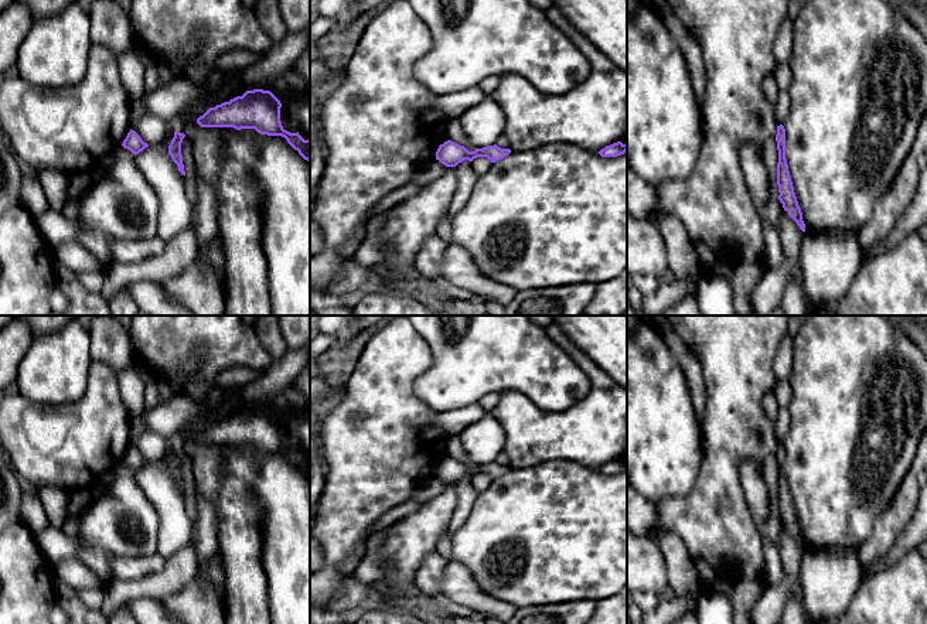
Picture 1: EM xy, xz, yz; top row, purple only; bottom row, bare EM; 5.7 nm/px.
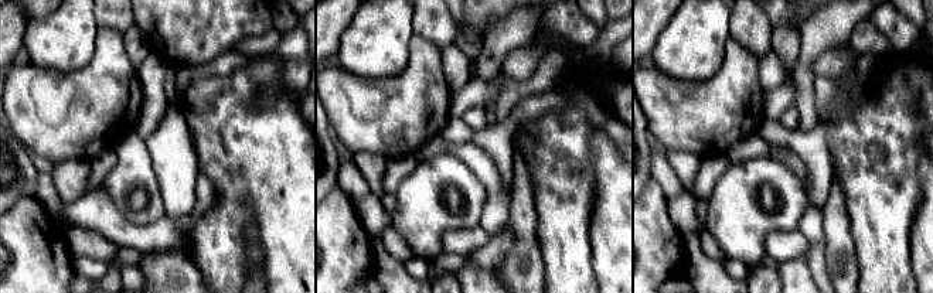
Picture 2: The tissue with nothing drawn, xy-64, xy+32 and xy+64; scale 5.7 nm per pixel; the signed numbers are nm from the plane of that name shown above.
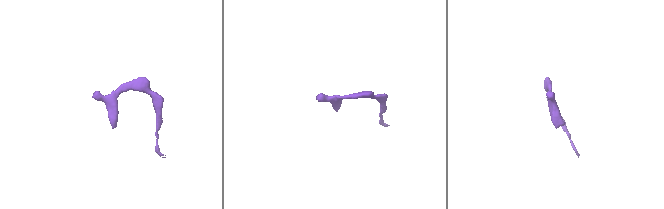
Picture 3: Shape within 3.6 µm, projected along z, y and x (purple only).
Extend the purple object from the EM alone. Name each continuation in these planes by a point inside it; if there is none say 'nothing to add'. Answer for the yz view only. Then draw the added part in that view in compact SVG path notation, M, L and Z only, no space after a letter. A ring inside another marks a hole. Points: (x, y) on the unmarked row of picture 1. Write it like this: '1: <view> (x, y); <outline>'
1: yz (770, 466); M770 456L764 463L764 475L770 490L770 515L778 515L778 502L777 502L777 480L778 480L778 467L776 456Z

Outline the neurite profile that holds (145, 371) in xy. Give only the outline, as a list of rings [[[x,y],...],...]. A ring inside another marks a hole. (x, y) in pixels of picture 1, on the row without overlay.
[[[136,361],[136,366],[137,366],[140,378],[143,379],[146,385],[157,383],[159,378],[156,372],[147,364],[142,361]]]

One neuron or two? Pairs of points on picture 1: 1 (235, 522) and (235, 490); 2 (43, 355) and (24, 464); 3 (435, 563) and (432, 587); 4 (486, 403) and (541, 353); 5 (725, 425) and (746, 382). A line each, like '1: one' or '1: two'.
1: one
2: two
3: one
4: two
5: one

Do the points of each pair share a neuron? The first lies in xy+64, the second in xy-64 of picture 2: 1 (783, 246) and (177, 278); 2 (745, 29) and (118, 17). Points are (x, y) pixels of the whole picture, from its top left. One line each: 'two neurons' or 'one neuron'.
1: two neurons
2: one neuron

